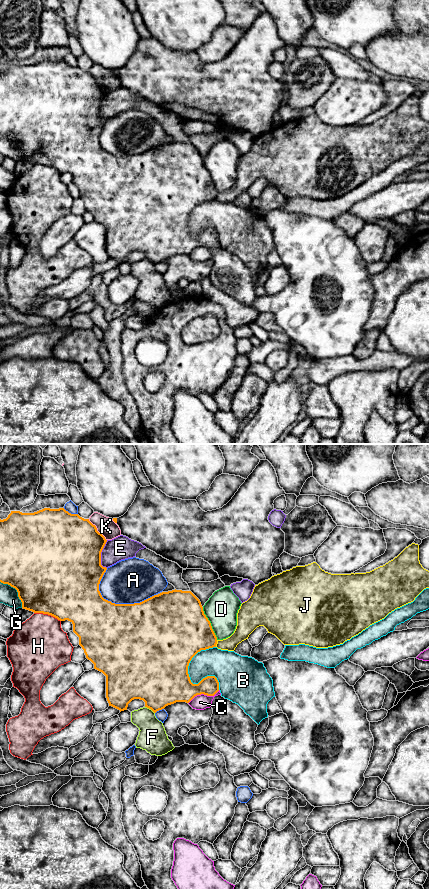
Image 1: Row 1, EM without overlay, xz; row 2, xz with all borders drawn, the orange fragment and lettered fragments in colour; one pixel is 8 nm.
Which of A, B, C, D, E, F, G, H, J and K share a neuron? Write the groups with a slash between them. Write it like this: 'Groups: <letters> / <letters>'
Groups: A / B / C / D / E / F / G / H / J / K

